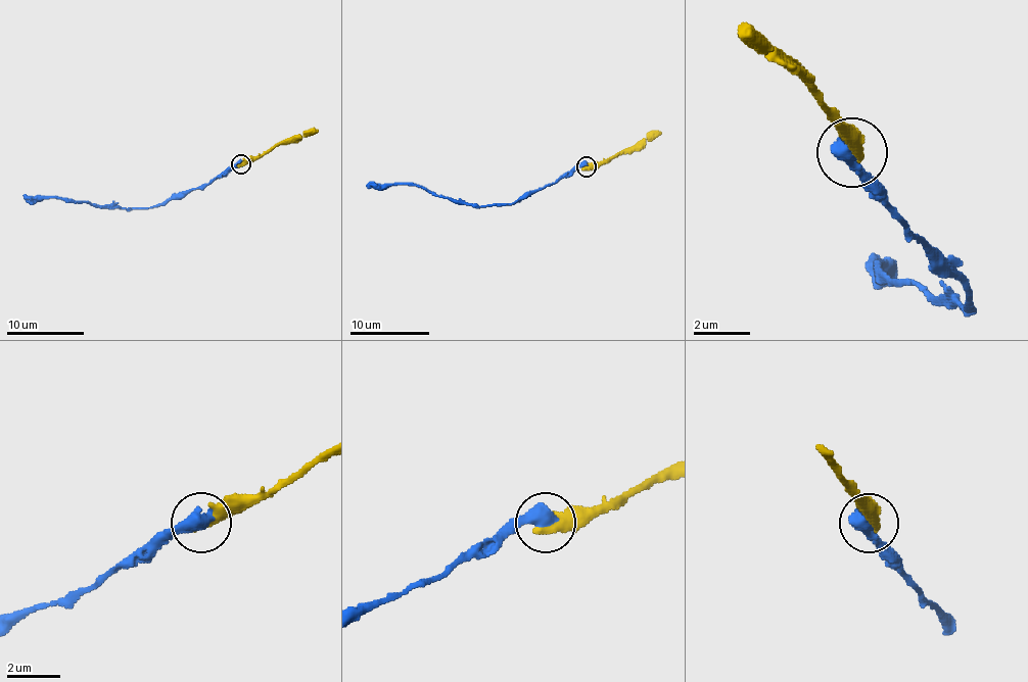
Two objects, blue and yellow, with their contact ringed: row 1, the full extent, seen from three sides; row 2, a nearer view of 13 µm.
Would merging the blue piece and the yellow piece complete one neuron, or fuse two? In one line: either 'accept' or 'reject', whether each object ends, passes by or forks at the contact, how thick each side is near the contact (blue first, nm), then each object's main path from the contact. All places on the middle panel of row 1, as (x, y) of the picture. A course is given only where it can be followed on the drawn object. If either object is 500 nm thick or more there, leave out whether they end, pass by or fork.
reject | 600/480 nm | blue via (587, 166), (576, 167), (554, 183), (530, 191), (513, 203), (474, 207), (408, 183), (366, 185) | yellow via (587, 166), (598, 166), (623, 151), (637, 149), (660, 131)

